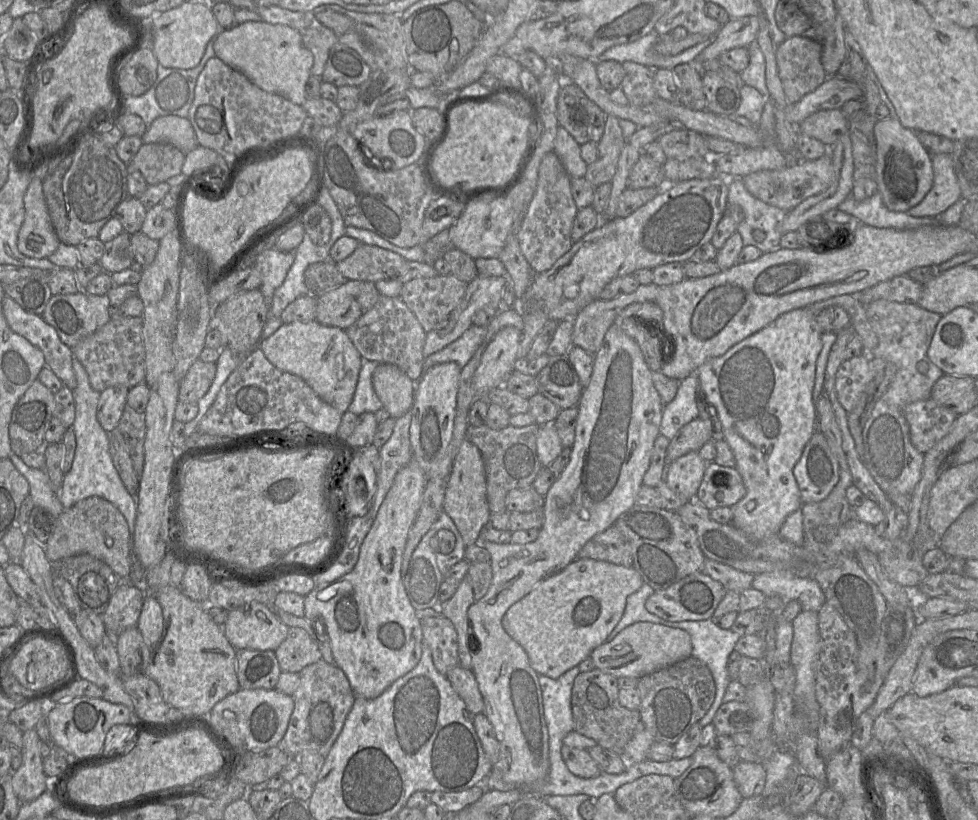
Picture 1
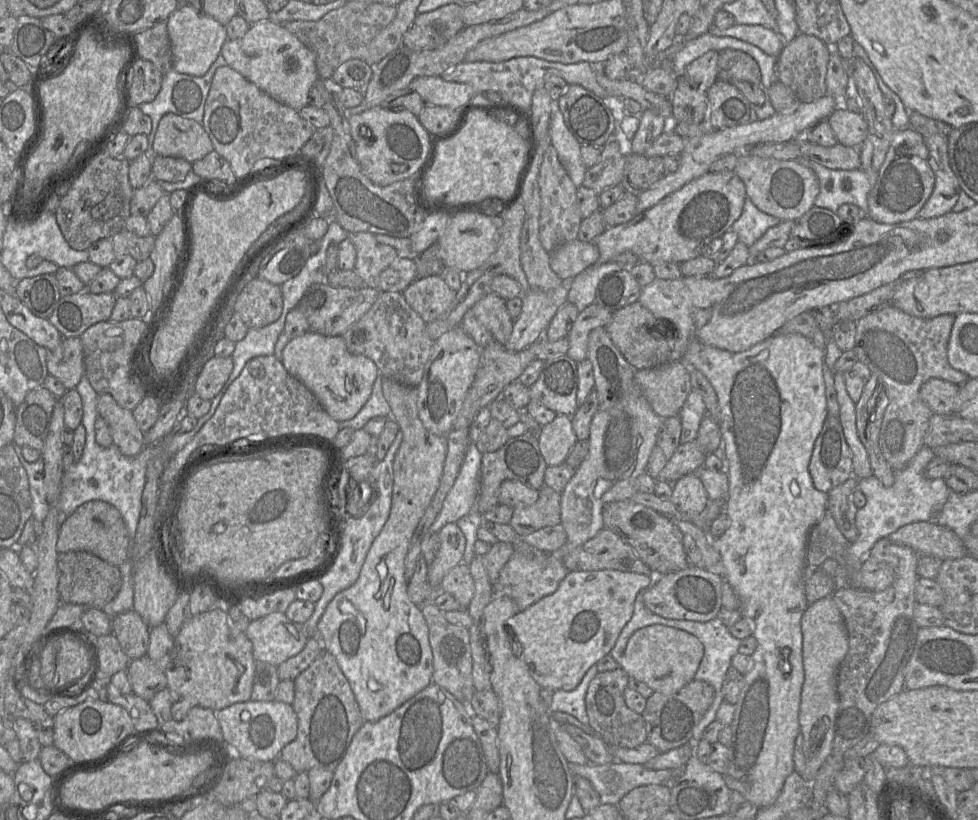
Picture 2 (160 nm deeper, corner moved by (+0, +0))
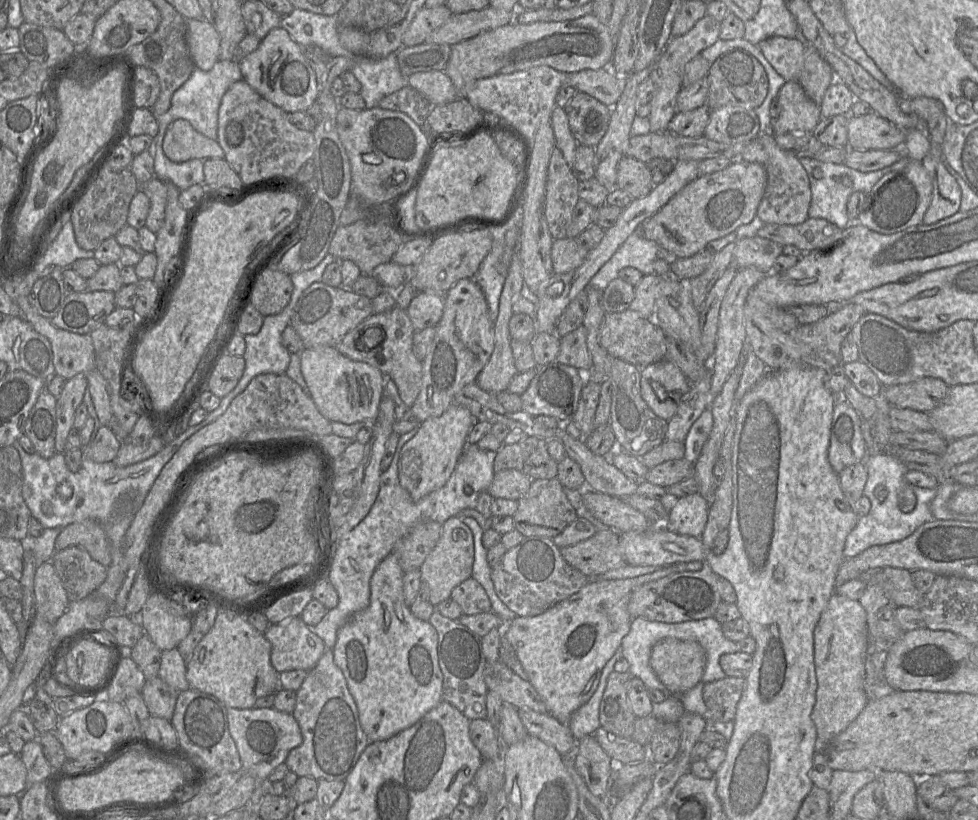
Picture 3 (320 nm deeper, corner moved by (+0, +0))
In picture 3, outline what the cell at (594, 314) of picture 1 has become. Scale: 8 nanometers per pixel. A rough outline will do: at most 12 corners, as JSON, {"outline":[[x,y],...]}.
{"outline":[[584,325],[560,338],[556,362],[585,374],[592,367]]}

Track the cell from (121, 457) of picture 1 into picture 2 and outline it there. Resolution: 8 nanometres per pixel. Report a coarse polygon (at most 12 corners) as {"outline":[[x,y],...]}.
{"outline":[[108,394],[97,398],[113,444],[124,456],[145,447],[131,410]]}

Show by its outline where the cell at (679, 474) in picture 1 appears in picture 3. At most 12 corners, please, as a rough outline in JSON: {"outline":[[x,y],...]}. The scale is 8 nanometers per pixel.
{"outline":[[699,492],[683,496],[665,527],[700,538],[708,502]]}

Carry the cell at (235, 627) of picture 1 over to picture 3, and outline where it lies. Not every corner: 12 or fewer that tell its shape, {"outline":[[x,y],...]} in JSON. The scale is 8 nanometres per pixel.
{"outline":[[300,616],[264,636],[278,673],[309,672],[330,649]]}

